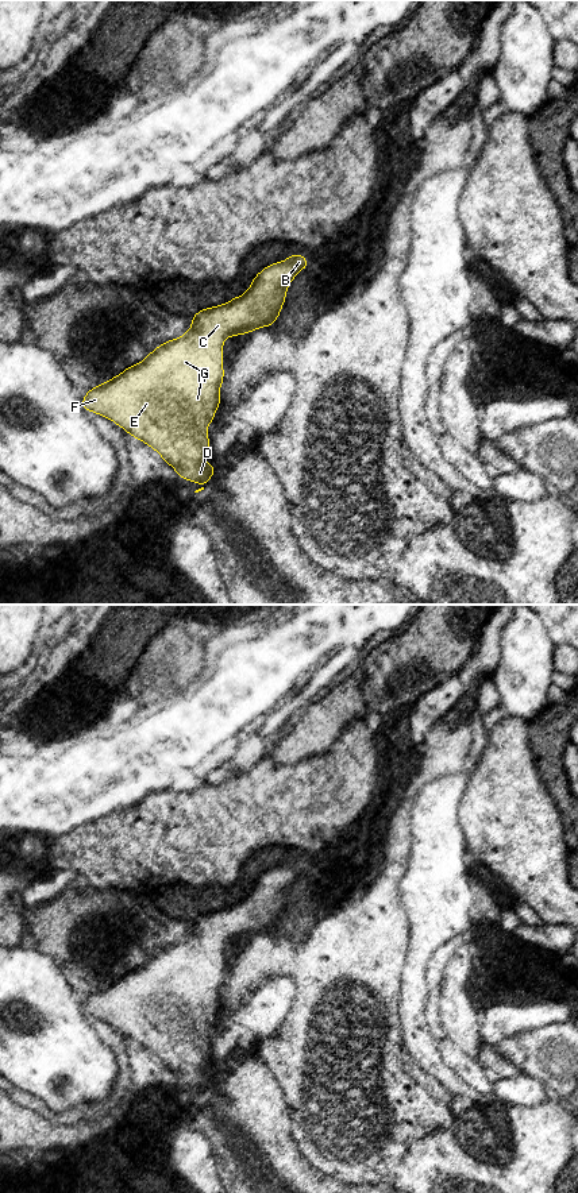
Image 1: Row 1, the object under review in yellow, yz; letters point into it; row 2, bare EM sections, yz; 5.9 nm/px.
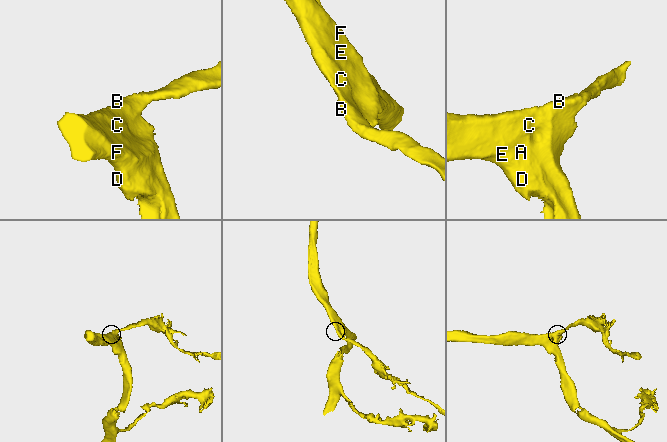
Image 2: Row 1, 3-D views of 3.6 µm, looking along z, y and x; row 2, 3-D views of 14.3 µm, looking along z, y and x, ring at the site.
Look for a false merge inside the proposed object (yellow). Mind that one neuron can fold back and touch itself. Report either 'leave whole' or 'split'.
leave whole

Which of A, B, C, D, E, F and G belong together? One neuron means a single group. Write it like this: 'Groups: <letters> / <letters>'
Groups: A B C D E F G

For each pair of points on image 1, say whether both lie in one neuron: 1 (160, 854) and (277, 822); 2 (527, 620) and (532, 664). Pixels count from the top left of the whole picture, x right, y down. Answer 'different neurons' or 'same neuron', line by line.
1: same neuron
2: same neuron

